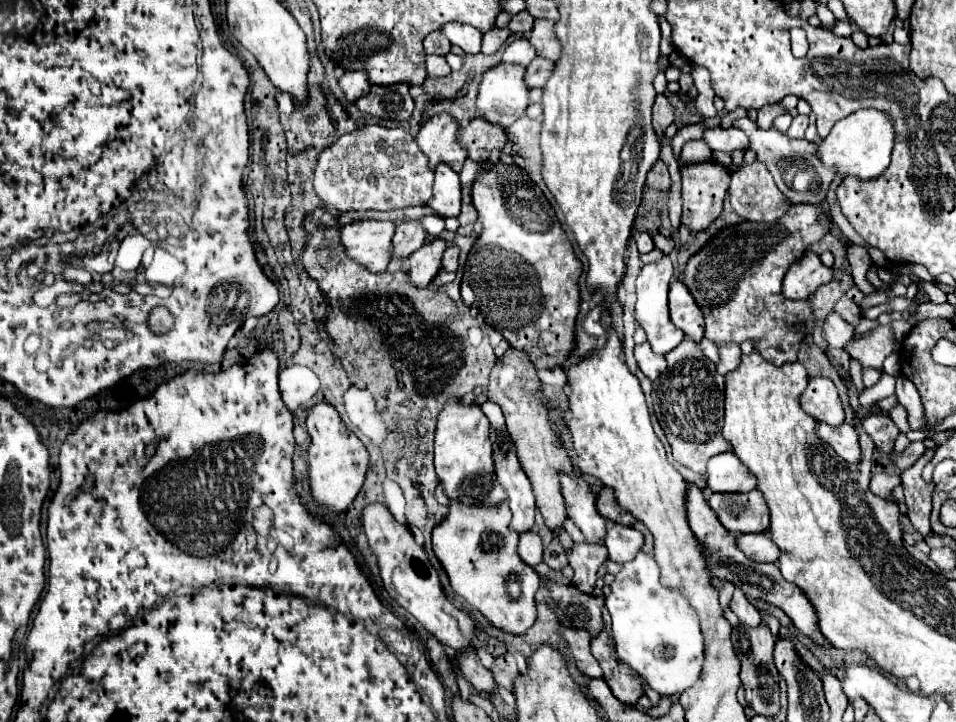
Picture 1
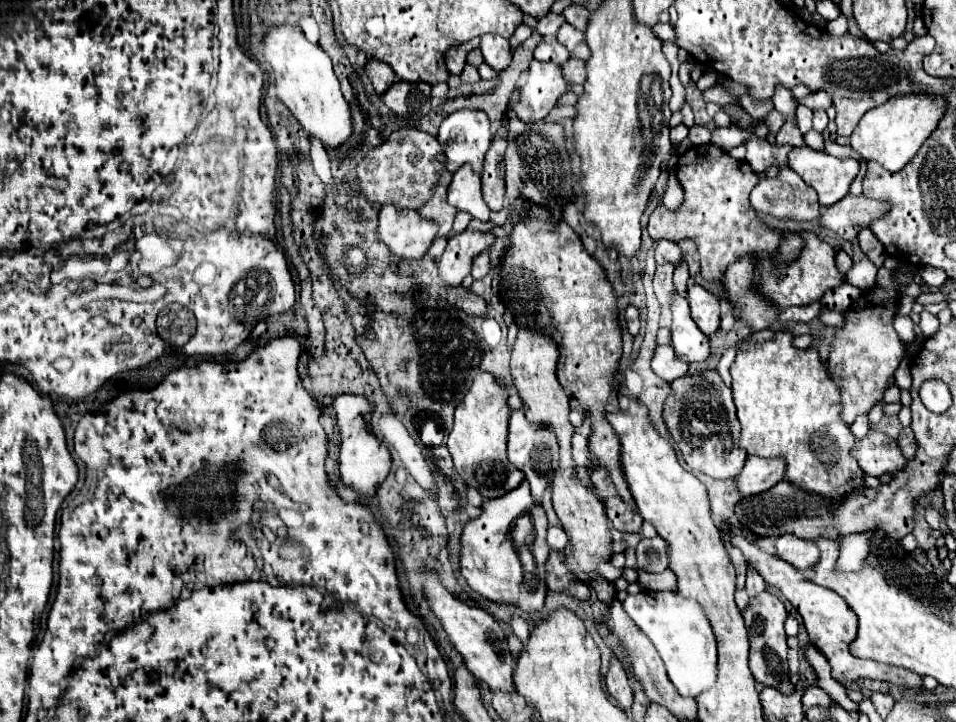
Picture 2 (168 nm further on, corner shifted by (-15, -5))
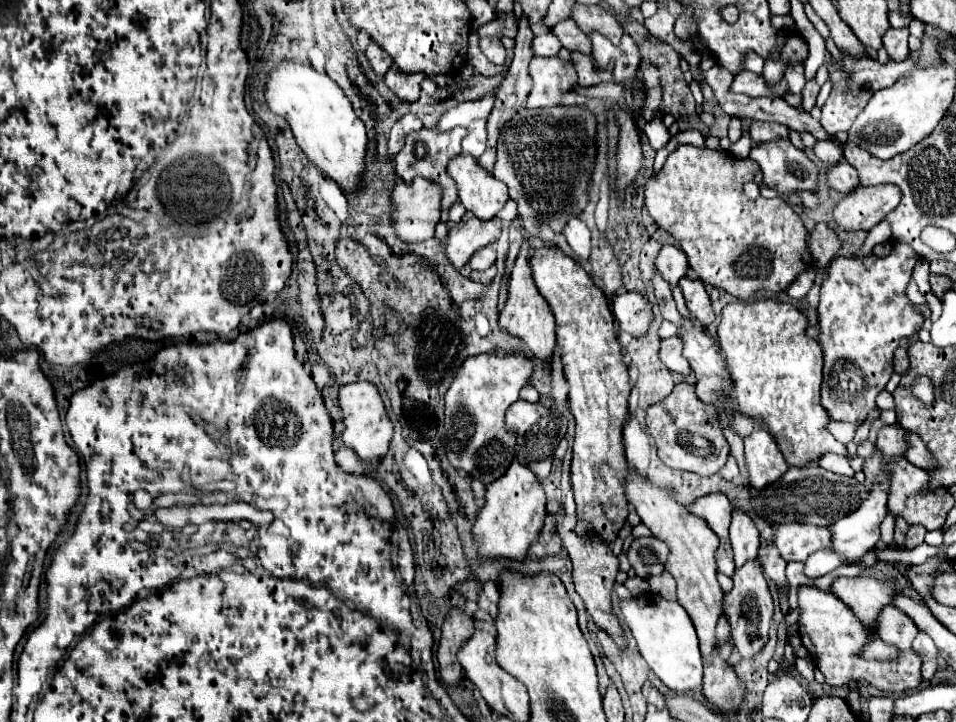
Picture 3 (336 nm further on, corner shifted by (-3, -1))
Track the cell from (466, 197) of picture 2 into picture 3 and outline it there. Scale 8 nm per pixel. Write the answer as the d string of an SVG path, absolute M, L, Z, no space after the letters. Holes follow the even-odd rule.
M457 155L447 165L447 173L457 183L463 207L479 219L495 217L509 199L507 185L497 181L493 175L483 173L473 157Z

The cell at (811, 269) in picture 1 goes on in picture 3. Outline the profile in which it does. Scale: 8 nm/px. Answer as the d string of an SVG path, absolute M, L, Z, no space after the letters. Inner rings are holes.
M679 145L673 153L669 153L663 169L645 185L645 207L649 215L661 229L671 233L681 243L681 249L689 259L689 267L703 283L723 289L741 301L751 301L759 291L785 291L803 271L815 265L815 259L807 247L807 229L803 227L799 215L783 199L759 197L751 201L743 197L743 183L753 179L753 175L759 171L755 161L737 157L709 157L709 151L715 149Z

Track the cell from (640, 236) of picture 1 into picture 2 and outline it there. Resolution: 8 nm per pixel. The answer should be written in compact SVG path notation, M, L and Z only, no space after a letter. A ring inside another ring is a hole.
M657 241L657 247L655 247L655 259L659 265L663 263L673 263L675 267L685 261L685 255L681 251L681 247L673 241Z

